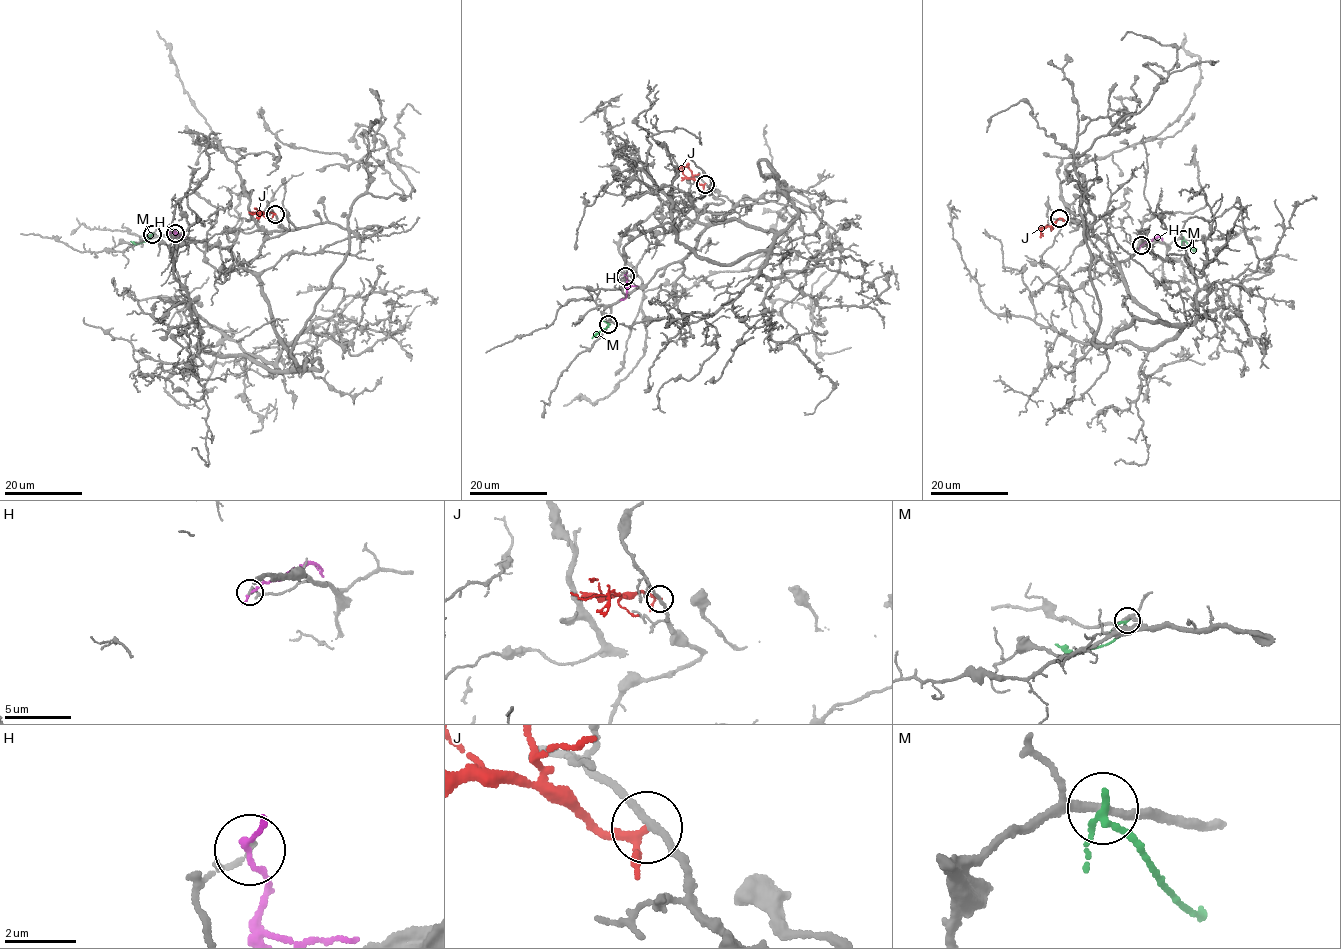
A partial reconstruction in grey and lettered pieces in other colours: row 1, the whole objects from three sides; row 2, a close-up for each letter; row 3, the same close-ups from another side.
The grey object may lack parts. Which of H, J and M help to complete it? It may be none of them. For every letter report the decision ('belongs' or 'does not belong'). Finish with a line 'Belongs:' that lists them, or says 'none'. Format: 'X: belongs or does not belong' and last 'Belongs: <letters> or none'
H: does not belong
J: does not belong
M: does not belong
Belongs: none

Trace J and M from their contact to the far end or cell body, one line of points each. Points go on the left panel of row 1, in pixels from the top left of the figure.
J: (275, 214), (249, 212)
M: (151, 234), (146, 241), (130, 241)

